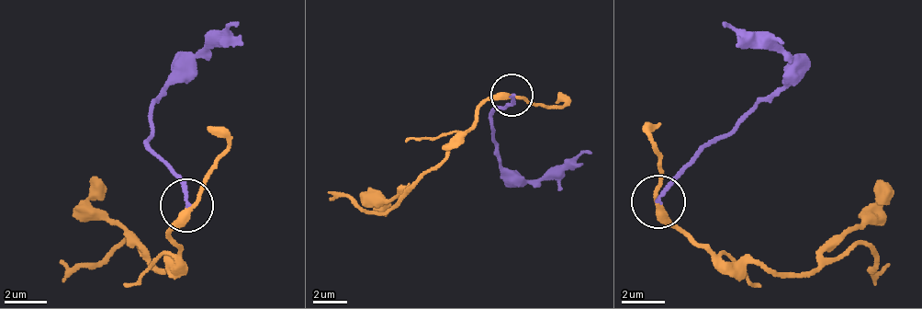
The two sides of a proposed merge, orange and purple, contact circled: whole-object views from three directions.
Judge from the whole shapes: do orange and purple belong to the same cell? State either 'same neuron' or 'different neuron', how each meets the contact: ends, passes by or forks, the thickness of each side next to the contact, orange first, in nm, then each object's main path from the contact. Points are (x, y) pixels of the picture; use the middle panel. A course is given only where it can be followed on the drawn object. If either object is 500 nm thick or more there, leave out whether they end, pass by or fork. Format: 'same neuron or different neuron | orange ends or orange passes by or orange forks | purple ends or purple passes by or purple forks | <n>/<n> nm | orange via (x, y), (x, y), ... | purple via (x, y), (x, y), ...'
same neuron | orange passes by | purple ends | 280/180 nm | orange via (512, 94), (484, 102), (477, 120), (455, 137), (387, 210), (363, 210), (348, 197), (331, 200) | purple via (512, 94), (492, 115), (502, 163), (533, 179), (559, 171), (591, 149)

